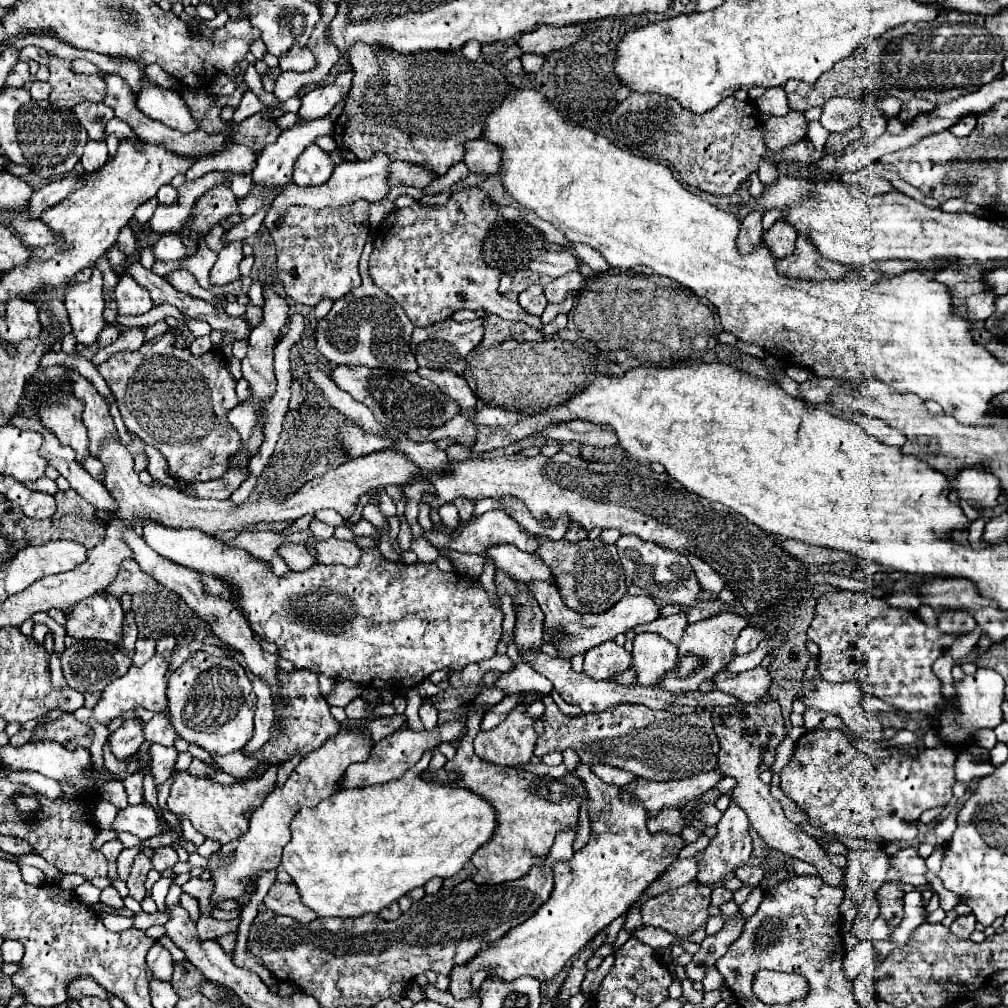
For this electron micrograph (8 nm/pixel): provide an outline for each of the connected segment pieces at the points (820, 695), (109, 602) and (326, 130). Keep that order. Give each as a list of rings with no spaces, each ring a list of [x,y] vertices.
[[[811,658],[808,661],[803,680],[808,680],[816,686],[809,694],[806,694],[802,699],[807,709],[818,708],[818,710],[826,710],[826,712],[832,712],[836,716],[840,716],[844,720],[844,724],[854,732],[858,734],[858,738],[866,740],[866,742],[884,742],[886,736],[882,734],[882,724],[878,722],[876,716],[868,714],[862,710],[860,706],[860,700],[862,700],[862,686],[860,682],[844,682],[832,684],[826,682],[818,672],[818,662],[816,659]]]
[[[96,592],[64,614],[66,636],[74,640],[104,640],[112,644],[122,640],[124,610],[120,600],[108,592]]]
[[[330,118],[312,120],[310,124],[296,124],[284,130],[274,144],[258,156],[258,166],[252,178],[264,188],[282,188],[292,178],[292,166],[296,158],[308,148],[318,136],[330,136],[334,122]]]

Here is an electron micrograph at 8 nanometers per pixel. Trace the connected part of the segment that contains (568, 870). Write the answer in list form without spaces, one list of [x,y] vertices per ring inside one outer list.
[[[578,764],[576,774],[582,776],[588,792],[592,828],[588,844],[578,850],[572,860],[554,864],[554,890],[532,918],[512,928],[498,944],[482,950],[470,964],[454,968],[448,990],[456,1000],[478,994],[472,990],[470,978],[482,968],[490,968],[490,976],[504,980],[534,976],[540,982],[548,982],[592,940],[592,936],[622,916],[686,846],[680,834],[650,834],[646,828],[648,812],[642,804],[634,798],[622,800],[622,788],[604,784],[586,764]]]

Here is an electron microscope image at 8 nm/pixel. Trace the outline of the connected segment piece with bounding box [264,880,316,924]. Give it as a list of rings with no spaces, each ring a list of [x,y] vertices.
[[[274,882],[264,898],[266,908],[274,910],[280,916],[290,916],[302,924],[308,924],[312,920],[316,920],[314,912],[310,912],[310,908],[306,908],[298,896],[298,888],[294,888],[294,884],[288,882]]]

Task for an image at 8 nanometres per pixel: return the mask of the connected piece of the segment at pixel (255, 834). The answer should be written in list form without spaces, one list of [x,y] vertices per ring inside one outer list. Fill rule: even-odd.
[[[338,732],[334,738],[328,738],[326,744],[322,744],[322,748],[310,752],[310,754],[292,770],[292,774],[290,774],[290,778],[286,780],[284,788],[282,788],[282,790],[274,790],[272,794],[268,794],[266,800],[264,800],[264,804],[252,814],[252,818],[250,818],[250,828],[248,828],[246,836],[228,842],[226,846],[222,846],[220,852],[216,852],[216,854],[212,854],[212,856],[208,858],[208,870],[210,870],[210,874],[212,874],[212,880],[216,882],[212,902],[218,904],[218,902],[224,902],[224,900],[230,900],[230,898],[232,898],[232,900],[240,898],[240,896],[246,892],[246,886],[248,886],[246,876],[258,874],[260,870],[278,868],[278,866],[280,866],[282,850],[284,850],[284,846],[290,842],[290,820],[296,816],[296,812],[298,812],[302,806],[316,806],[316,804],[322,802],[324,798],[332,796],[332,794],[340,788],[340,782],[342,782],[342,778],[344,778],[344,774],[346,774],[346,768],[348,768],[352,762],[366,762],[370,750],[372,750],[372,740],[370,740],[370,736],[366,736],[366,732]]]

